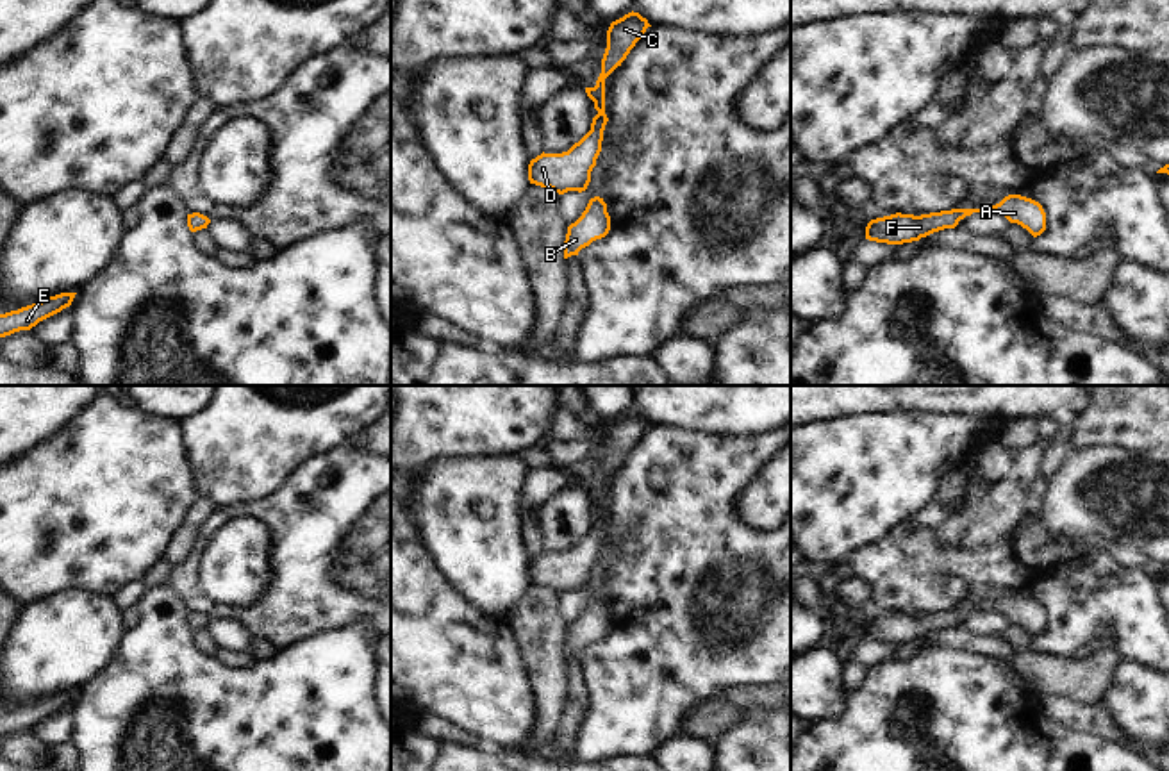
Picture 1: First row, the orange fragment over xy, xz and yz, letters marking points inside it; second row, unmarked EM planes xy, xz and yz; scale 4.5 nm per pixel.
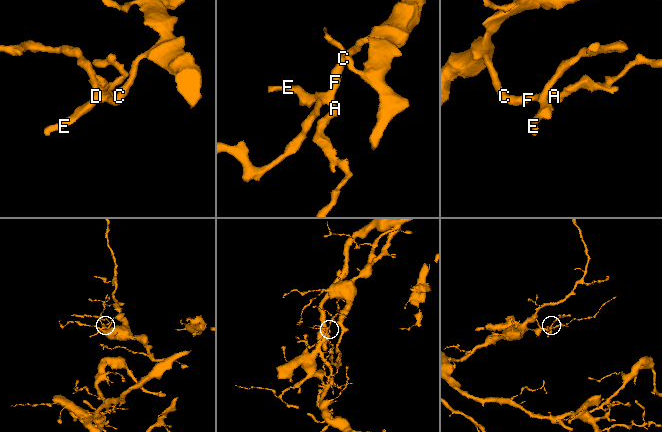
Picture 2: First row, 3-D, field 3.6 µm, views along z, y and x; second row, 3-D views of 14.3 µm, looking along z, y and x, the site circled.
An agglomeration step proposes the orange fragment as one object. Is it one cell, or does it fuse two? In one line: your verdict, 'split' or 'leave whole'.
leave whole

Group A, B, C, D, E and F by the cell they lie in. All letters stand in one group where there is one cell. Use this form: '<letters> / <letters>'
A B C D E F

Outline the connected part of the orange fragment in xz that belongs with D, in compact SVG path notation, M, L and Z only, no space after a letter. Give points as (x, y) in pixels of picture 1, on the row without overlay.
M628 412L610 423L607 430L607 448L601 459L601 473L594 487L585 487L594 502L598 514L593 518L591 530L562 553L541 553L528 564L530 584L550 587L559 594L568 591L585 591L591 571L601 551L603 530L609 521L605 514L605 478L626 459L635 443L651 427L639 412Z

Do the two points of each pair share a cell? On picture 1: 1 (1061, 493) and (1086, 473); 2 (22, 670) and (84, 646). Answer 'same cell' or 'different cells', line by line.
1: same cell
2: same cell

